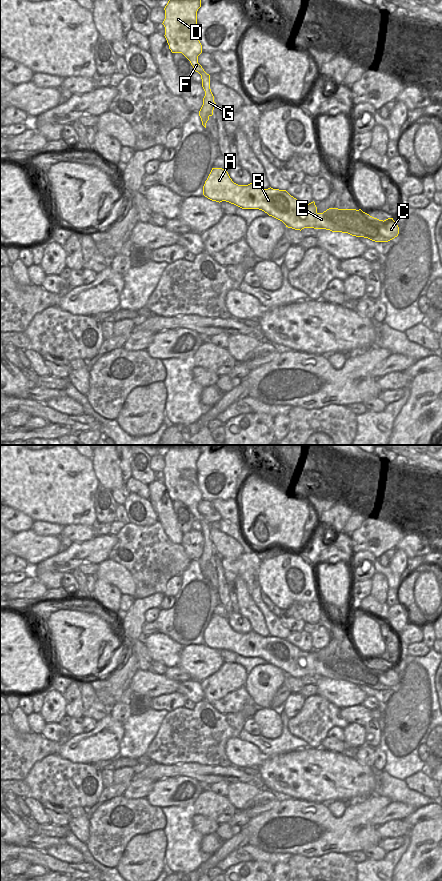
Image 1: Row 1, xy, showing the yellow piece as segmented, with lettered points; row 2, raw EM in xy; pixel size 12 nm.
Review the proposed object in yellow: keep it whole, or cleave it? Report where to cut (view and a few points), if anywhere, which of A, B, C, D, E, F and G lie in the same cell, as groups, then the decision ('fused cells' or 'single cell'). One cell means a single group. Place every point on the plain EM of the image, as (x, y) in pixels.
cut none; groups A B C D E F G; single cell

